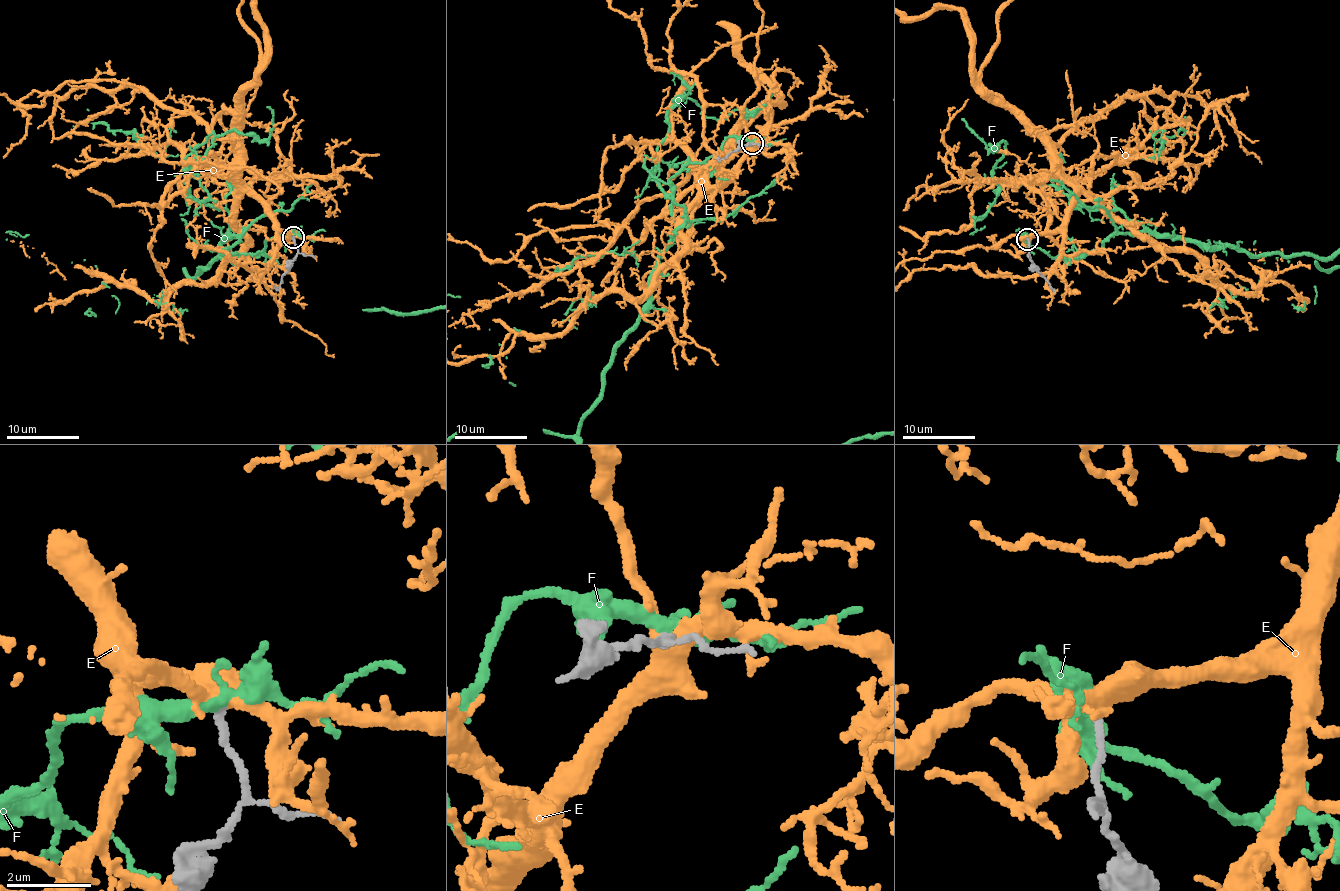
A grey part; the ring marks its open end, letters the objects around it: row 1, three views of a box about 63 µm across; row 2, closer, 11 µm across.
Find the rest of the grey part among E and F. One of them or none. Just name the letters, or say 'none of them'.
F

